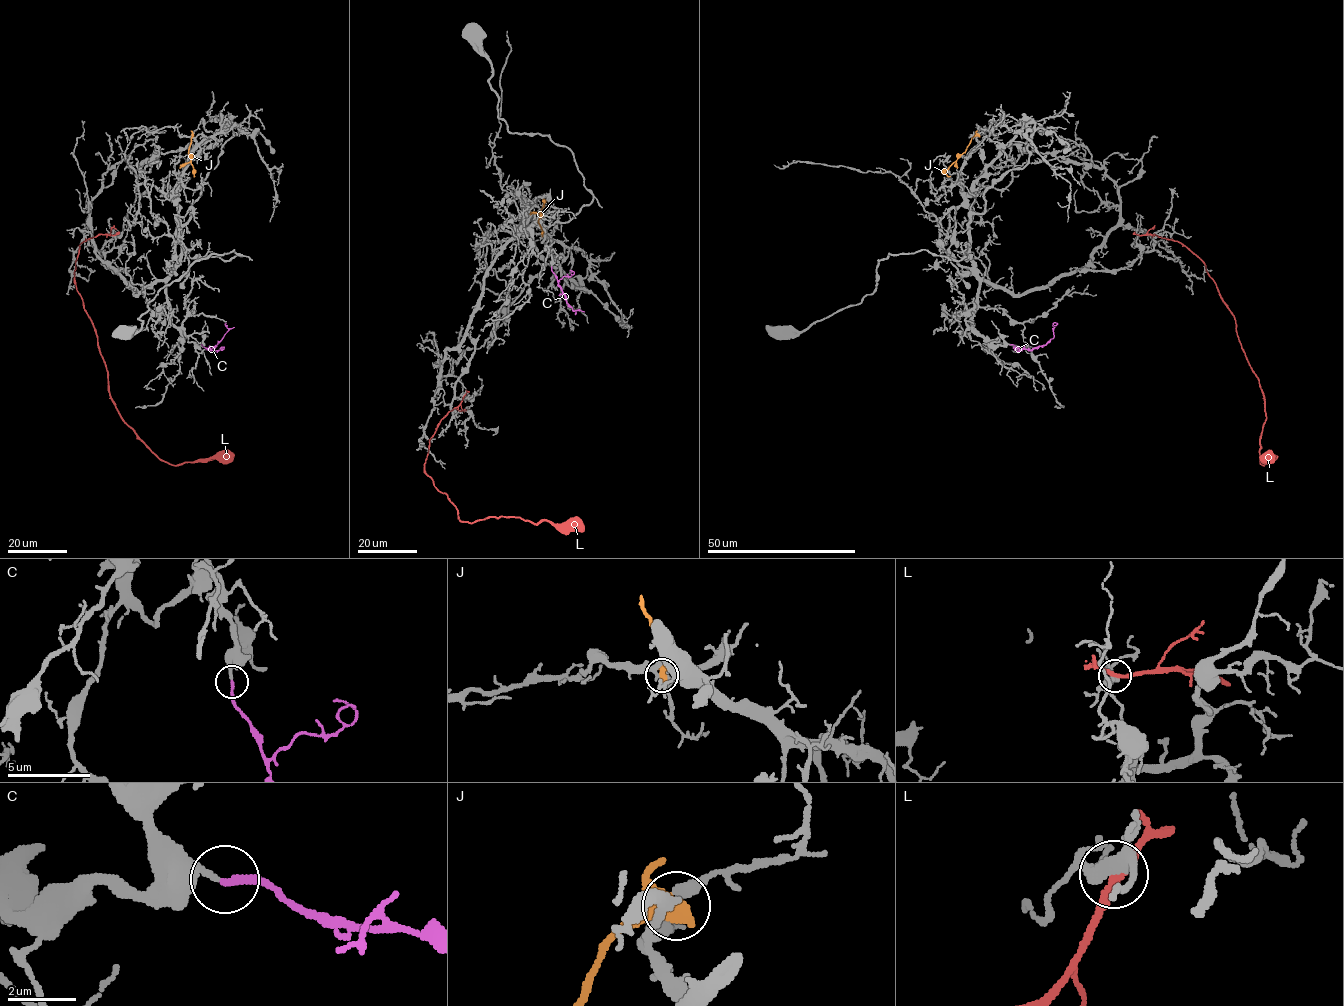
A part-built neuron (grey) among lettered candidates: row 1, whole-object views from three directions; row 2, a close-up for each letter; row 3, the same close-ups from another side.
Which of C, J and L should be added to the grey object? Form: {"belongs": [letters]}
{"belongs": ["C"]}

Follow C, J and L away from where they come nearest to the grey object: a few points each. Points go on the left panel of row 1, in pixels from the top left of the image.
C: (201, 344), (210, 350), (215, 346), (228, 329), (225, 324)
J: (192, 135), (189, 155), (195, 176)
L: (114, 235), (98, 234), (80, 245), (74, 283), (121, 419), (160, 459), (174, 465), (234, 456)

